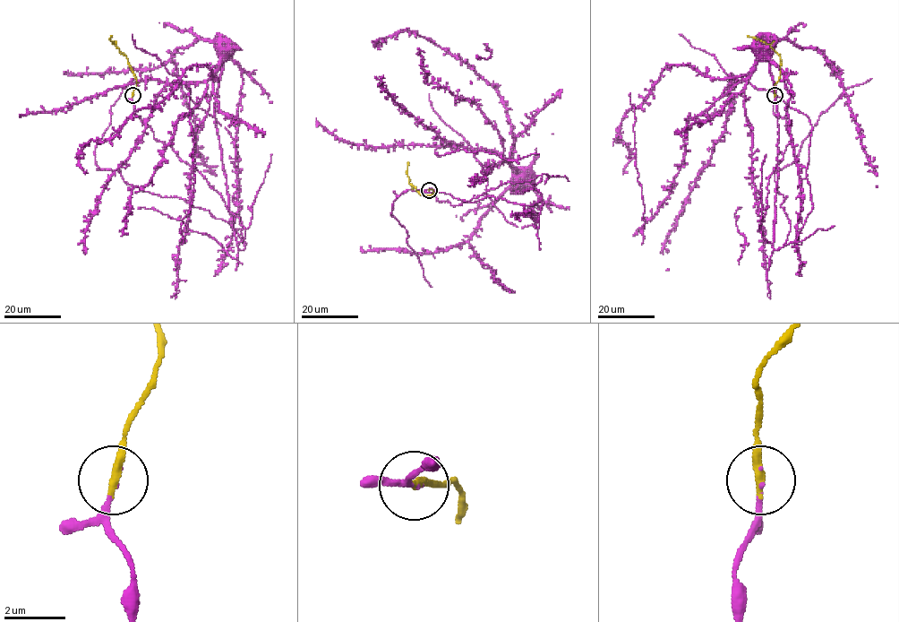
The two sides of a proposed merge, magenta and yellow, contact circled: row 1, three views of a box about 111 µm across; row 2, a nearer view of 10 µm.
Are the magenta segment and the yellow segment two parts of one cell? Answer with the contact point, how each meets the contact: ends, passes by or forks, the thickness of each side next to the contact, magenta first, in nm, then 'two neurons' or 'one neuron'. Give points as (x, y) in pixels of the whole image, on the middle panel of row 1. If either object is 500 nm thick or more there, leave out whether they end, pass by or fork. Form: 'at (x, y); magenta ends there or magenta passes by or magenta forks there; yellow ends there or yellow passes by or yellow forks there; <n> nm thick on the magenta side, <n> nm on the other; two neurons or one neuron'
at (429, 190); magenta ends there; yellow ends there; 130 nm thick on the magenta side, 320 nm on the other; one neuron

